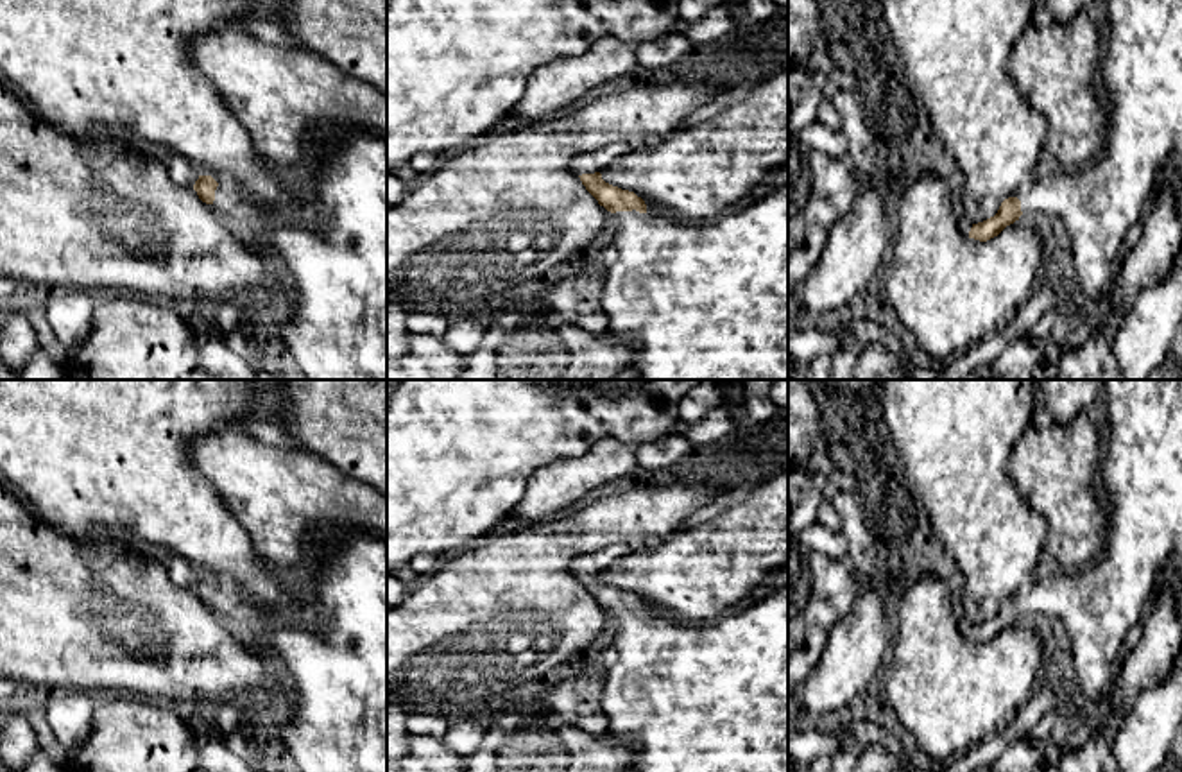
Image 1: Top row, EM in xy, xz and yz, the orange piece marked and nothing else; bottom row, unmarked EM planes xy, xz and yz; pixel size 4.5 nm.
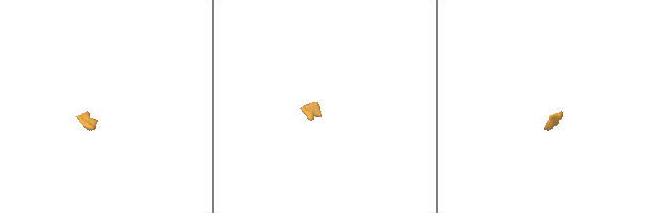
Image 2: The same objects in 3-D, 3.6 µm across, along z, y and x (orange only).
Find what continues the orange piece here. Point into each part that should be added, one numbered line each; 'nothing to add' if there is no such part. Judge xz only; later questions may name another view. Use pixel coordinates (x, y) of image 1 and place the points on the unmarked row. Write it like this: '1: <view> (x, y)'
1: xz (599, 561)
2: xz (713, 697)

